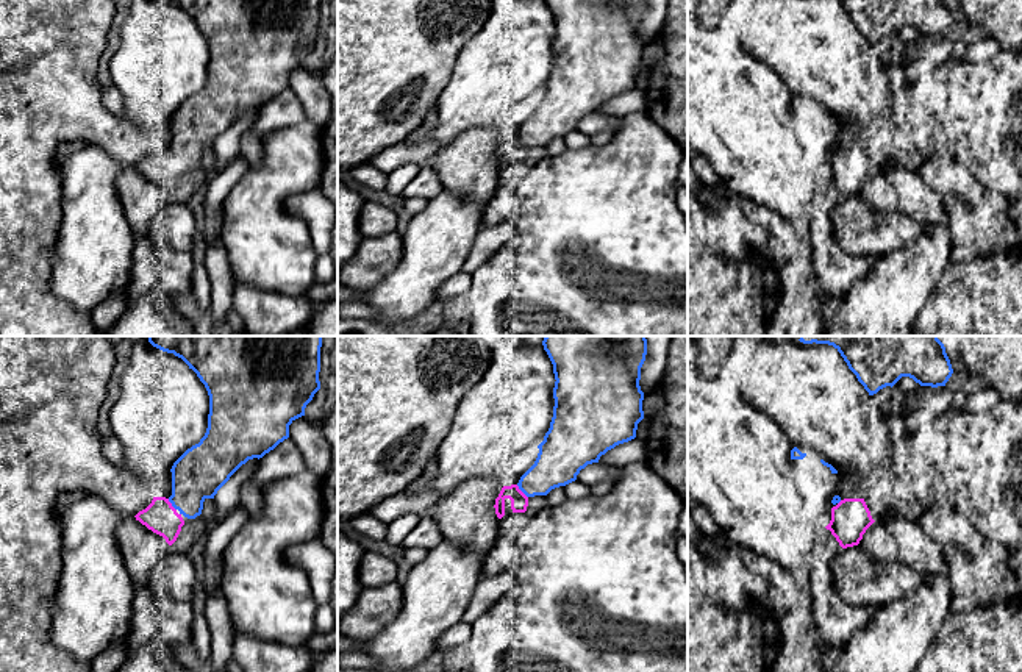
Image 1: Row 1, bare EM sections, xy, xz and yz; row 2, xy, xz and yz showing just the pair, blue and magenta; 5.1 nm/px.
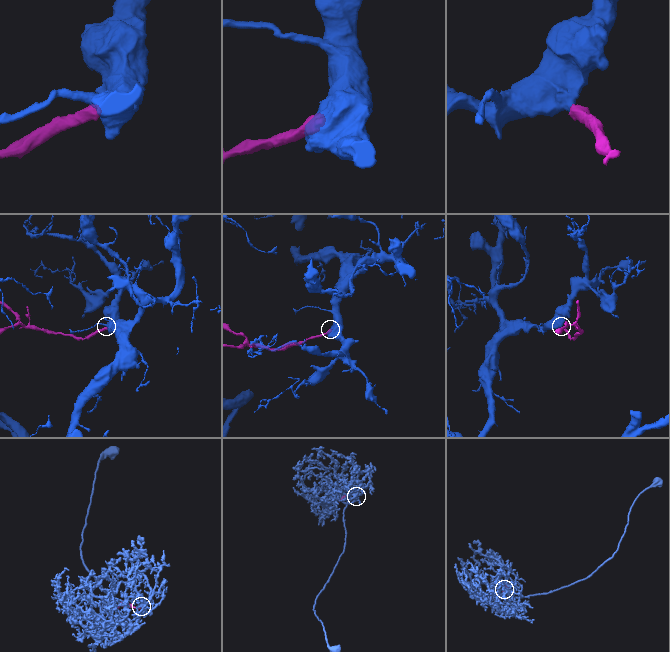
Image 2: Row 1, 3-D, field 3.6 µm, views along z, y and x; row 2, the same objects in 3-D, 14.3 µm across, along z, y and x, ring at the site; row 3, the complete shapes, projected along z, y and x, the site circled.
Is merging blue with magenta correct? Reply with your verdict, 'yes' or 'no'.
yes

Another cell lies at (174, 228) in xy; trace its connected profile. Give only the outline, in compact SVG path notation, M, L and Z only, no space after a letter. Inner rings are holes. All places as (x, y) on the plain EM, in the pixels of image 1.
M169 200L152 227L152 239L170 252L191 252L197 222L186 202Z

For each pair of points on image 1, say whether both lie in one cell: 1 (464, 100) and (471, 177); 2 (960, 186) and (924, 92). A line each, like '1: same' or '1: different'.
1: different
2: different

